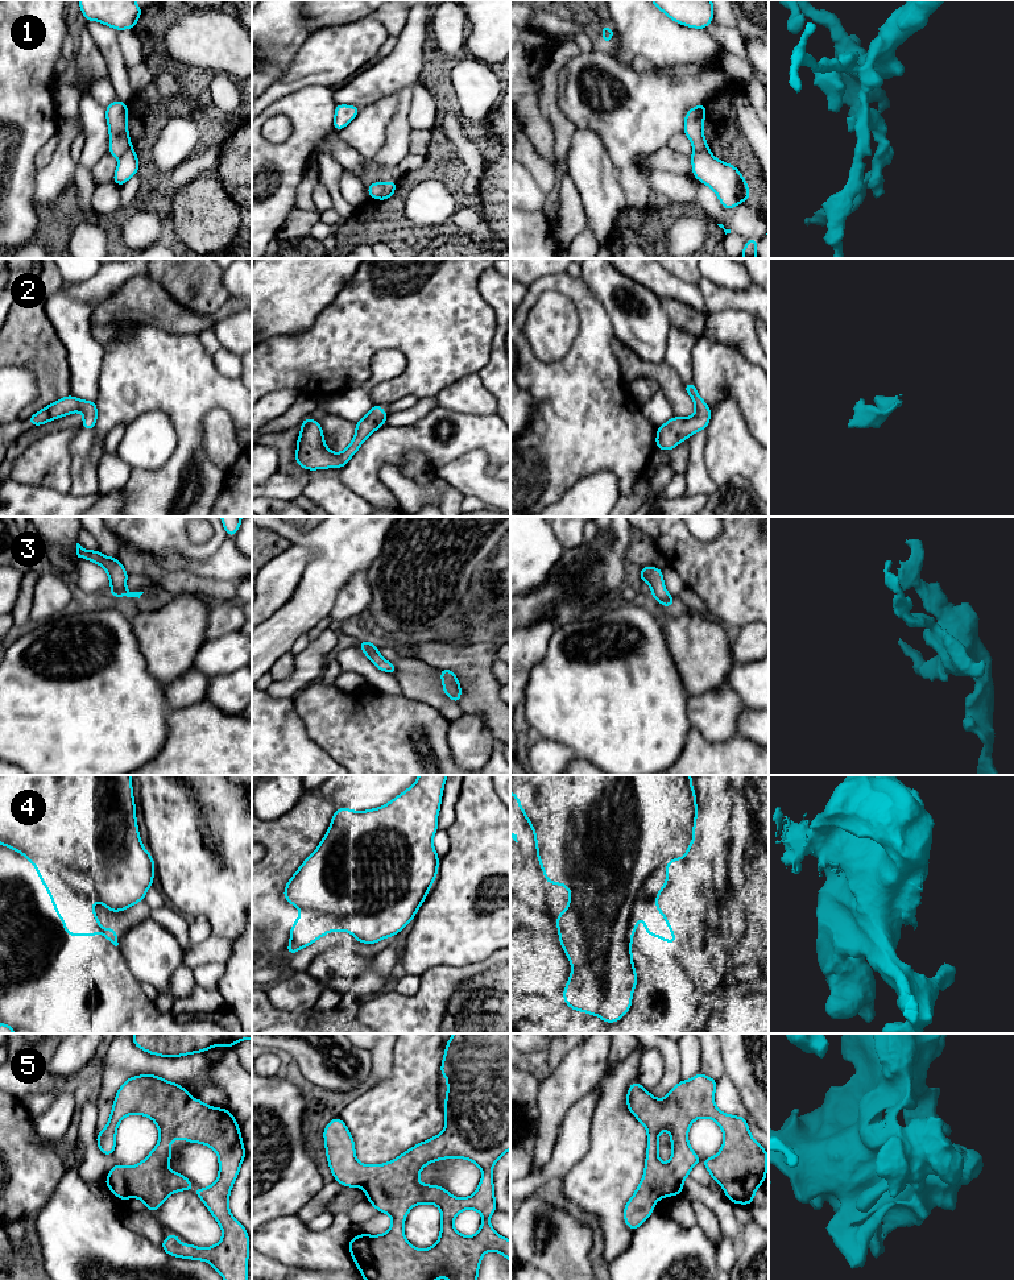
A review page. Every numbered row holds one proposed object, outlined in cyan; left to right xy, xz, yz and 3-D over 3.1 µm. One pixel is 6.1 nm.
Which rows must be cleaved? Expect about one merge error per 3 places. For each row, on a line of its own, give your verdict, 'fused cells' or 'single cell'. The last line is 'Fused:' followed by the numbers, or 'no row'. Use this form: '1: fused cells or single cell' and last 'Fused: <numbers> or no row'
1: fused cells
2: single cell
3: single cell
4: fused cells
5: single cell
Fused: 1, 4

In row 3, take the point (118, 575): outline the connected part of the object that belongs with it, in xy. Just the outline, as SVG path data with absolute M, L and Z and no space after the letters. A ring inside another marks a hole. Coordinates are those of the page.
M76 543L76 555L78 558L91 560L99 564L105 569L105 572L109 576L112 598L120 597L120 596L140 598L140 596L144 593L144 592L127 591L125 583L129 575L127 573L125 568L119 562L117 556L116 558L104 556L99 550L87 551L79 543Z

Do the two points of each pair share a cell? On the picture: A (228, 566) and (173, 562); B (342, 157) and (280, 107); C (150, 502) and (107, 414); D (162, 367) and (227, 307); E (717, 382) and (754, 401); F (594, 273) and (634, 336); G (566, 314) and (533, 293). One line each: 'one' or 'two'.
A: one
B: two
C: one
D: two
E: one
F: one
G: two

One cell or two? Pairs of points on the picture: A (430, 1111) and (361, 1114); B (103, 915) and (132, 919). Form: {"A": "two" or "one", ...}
{"A": "one", "B": "one"}

